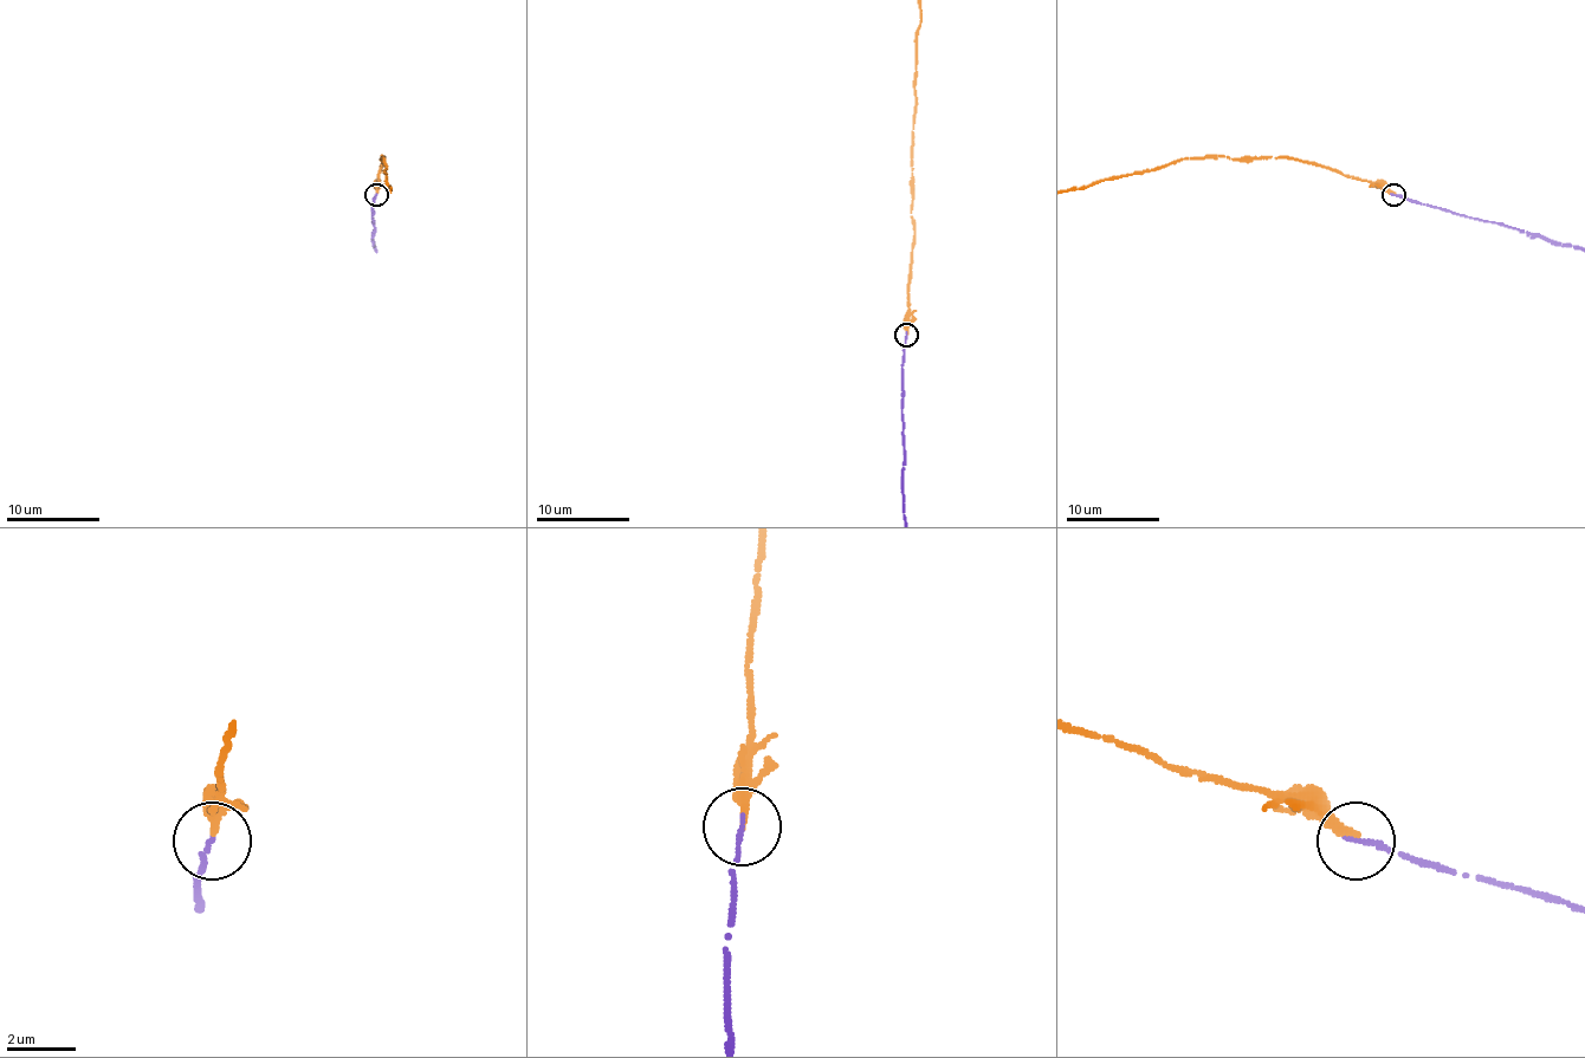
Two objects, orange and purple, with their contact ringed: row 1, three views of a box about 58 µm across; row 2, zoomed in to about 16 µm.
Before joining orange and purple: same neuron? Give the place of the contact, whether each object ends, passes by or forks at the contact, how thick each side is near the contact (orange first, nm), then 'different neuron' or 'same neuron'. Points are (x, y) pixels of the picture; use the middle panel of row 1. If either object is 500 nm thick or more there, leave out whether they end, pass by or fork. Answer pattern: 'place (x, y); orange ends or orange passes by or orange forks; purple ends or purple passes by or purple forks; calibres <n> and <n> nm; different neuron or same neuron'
place (906, 335); orange ends; purple ends; calibres 240 and 130 nm; same neuron

